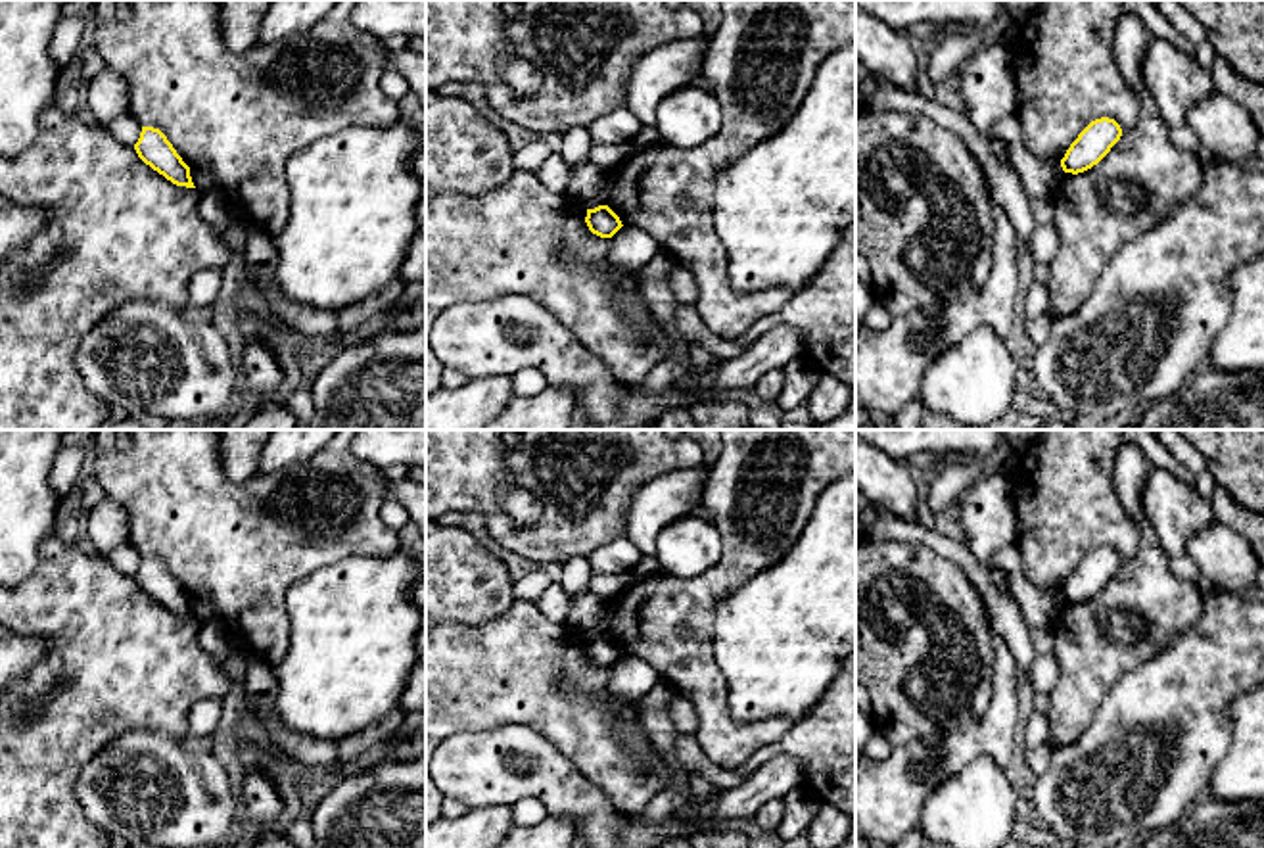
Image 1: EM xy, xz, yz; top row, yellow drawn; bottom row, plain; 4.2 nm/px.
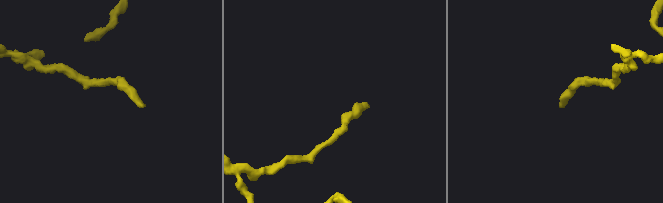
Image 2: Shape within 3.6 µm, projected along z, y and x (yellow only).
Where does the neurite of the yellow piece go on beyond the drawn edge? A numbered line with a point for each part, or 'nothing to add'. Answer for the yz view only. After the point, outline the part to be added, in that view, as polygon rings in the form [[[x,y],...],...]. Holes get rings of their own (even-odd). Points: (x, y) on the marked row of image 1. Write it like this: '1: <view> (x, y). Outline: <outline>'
nothing to add

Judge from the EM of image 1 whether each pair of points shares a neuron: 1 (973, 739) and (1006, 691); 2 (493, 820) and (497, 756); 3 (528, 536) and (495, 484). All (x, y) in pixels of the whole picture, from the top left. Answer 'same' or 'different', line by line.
1: same
2: different
3: different

